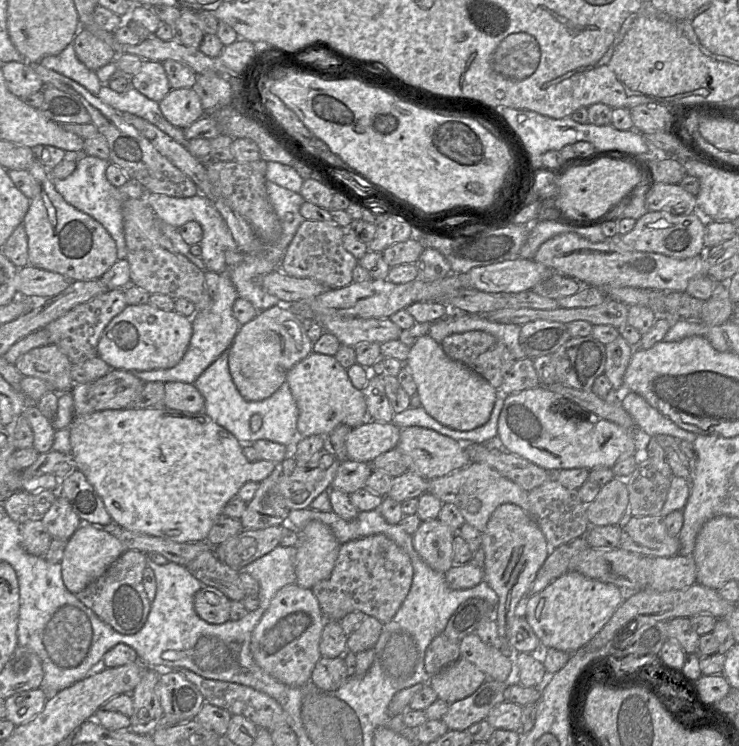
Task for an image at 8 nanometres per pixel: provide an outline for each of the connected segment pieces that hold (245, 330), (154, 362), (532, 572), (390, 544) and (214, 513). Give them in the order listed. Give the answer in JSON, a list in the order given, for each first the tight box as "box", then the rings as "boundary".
[{"box":[228,305,313,401],"boundary":[[[275,305],[242,325],[228,349],[229,371],[241,396],[261,401],[273,395],[286,382],[289,370],[313,352],[303,319],[289,306]]]},{"box":[97,303,191,372],"boundary":[[[148,303],[127,305],[103,330],[97,353],[111,369],[139,372],[169,369],[181,361],[191,337],[191,318],[175,311],[160,310]]]},{"box":[481,503,551,656],"boundary":[[[512,503],[499,505],[491,514],[482,533],[481,546],[485,553],[484,581],[495,591],[498,603],[495,621],[498,630],[498,646],[511,656],[518,654],[509,642],[510,628],[530,588],[551,550],[536,521],[520,506]]]},{"box":[311,534,412,624],"boundary":[[[375,534],[341,544],[331,576],[311,590],[328,621],[341,621],[347,614],[360,611],[386,624],[407,597],[412,579],[409,555],[386,535]]]},{"box":[70,408,278,543],"boundary":[[[162,408],[104,410],[75,416],[70,432],[70,461],[101,497],[114,523],[132,531],[176,543],[206,540],[226,503],[247,482],[258,484],[278,469],[268,460],[250,462],[233,434],[204,412]]]}]

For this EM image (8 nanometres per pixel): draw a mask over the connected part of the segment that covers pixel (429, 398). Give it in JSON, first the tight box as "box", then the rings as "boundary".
{"box":[405,334,498,431],"boundary":[[[429,334],[411,346],[405,365],[416,382],[421,406],[441,424],[454,430],[468,431],[483,426],[489,420],[498,390],[464,364],[449,358],[441,344]]]}

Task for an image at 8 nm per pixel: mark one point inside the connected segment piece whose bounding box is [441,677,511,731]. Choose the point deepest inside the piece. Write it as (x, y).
(462, 714)

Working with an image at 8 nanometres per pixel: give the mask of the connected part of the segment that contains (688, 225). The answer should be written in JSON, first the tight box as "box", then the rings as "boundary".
{"box":[616,210,706,259],"boundary":[[[666,210],[647,212],[636,220],[634,228],[616,238],[635,251],[661,253],[676,259],[685,259],[701,255],[706,250],[704,245],[706,219],[699,213],[673,215]]]}

